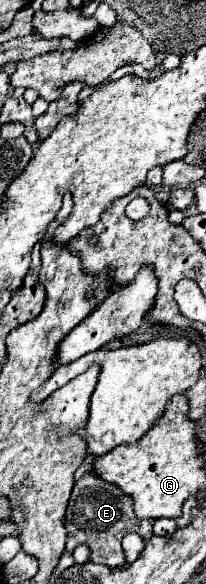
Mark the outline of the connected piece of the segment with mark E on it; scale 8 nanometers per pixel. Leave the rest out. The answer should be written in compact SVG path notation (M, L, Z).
M86 473L82 479L76 481L68 511L66 511L66 531L68 531L68 541L66 541L66 551L74 551L76 545L86 543L90 547L90 559L94 563L102 563L108 567L120 567L122 565L122 537L124 533L136 531L140 537L150 539L154 519L138 519L134 513L134 499L124 495L116 485L100 479L98 475Z

